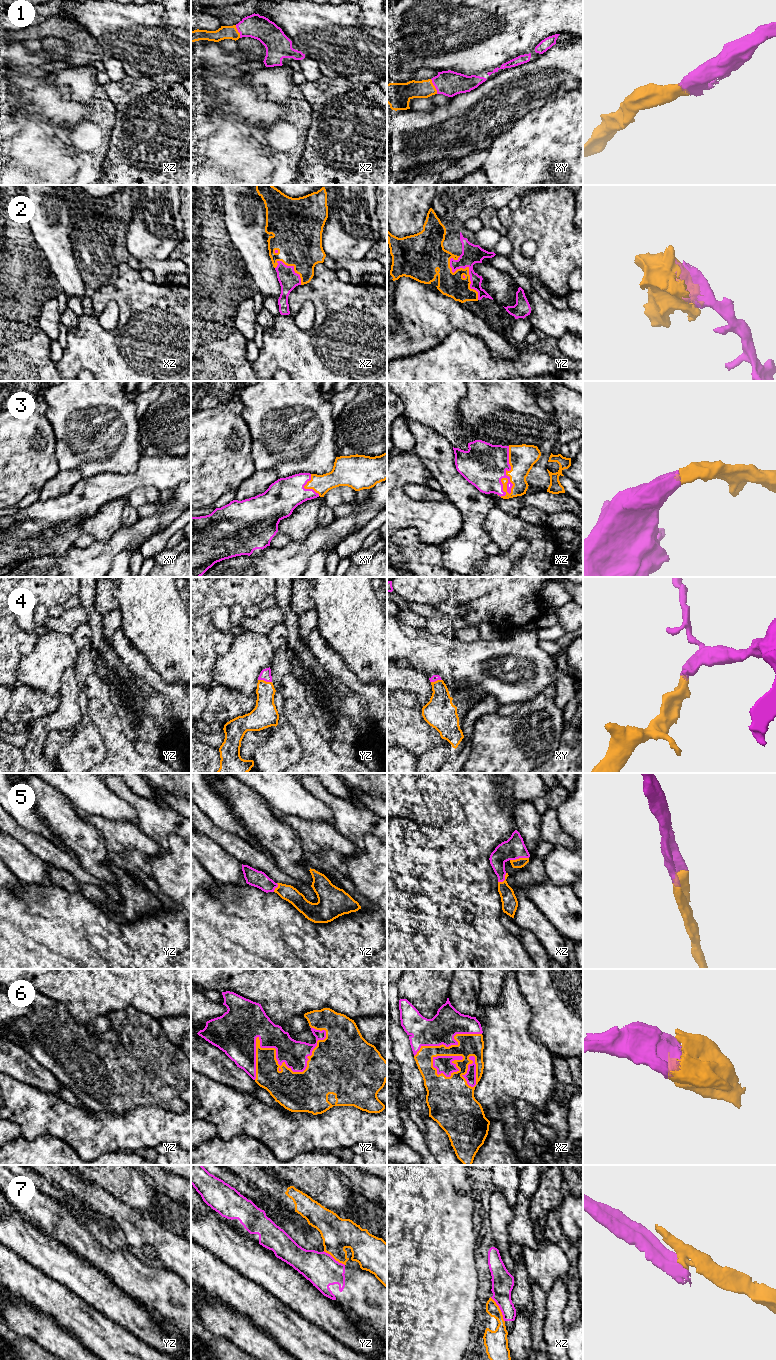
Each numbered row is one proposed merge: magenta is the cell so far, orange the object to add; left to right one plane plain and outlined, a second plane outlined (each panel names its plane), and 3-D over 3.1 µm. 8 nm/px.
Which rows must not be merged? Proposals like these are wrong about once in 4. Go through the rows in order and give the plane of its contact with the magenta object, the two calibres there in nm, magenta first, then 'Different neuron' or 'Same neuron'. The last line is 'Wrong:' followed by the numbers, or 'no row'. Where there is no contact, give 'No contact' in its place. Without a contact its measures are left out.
1: Touches magenta in xy. Thickness 200 nm (magenta) against 150 nm. Same neuron
2: Touches magenta in yz. Thickness 160 nm (magenta) against 200 nm. Same neuron
3: Touches magenta in xz. Thickness 360 nm (magenta) against 200 nm. Same neuron
4: Touches magenta in yz. Thickness 90 nm (magenta) against 180 nm. Same neuron
5: Touches magenta in xz. Thickness 180 nm (magenta) against 80 nm. Same neuron
6: Touches magenta in yz. Thickness 220 nm (magenta) against 260 nm. Same neuron
7: Touches magenta in xz. Thickness 180 nm (magenta) against 160 nm. Different neuron
Wrong: 7

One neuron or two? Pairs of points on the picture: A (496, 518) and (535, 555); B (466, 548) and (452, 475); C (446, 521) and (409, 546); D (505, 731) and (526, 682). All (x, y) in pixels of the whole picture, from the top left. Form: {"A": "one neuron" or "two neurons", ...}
{"A": "one neuron", "B": "one neuron", "C": "two neurons", "D": "two neurons"}

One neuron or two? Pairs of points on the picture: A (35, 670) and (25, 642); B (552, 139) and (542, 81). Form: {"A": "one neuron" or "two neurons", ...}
{"A": "two neurons", "B": "two neurons"}

